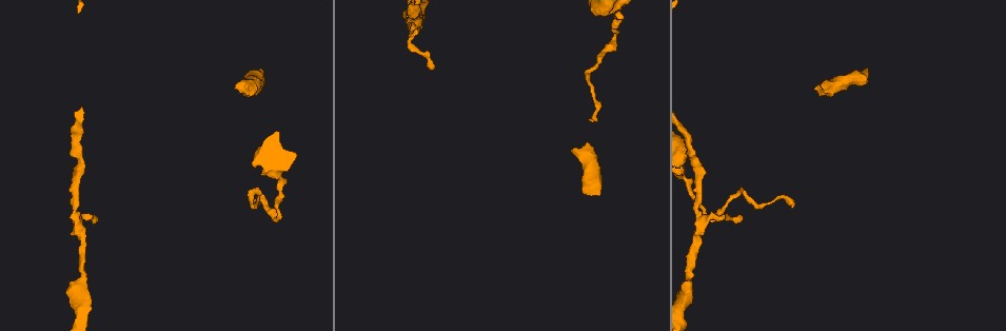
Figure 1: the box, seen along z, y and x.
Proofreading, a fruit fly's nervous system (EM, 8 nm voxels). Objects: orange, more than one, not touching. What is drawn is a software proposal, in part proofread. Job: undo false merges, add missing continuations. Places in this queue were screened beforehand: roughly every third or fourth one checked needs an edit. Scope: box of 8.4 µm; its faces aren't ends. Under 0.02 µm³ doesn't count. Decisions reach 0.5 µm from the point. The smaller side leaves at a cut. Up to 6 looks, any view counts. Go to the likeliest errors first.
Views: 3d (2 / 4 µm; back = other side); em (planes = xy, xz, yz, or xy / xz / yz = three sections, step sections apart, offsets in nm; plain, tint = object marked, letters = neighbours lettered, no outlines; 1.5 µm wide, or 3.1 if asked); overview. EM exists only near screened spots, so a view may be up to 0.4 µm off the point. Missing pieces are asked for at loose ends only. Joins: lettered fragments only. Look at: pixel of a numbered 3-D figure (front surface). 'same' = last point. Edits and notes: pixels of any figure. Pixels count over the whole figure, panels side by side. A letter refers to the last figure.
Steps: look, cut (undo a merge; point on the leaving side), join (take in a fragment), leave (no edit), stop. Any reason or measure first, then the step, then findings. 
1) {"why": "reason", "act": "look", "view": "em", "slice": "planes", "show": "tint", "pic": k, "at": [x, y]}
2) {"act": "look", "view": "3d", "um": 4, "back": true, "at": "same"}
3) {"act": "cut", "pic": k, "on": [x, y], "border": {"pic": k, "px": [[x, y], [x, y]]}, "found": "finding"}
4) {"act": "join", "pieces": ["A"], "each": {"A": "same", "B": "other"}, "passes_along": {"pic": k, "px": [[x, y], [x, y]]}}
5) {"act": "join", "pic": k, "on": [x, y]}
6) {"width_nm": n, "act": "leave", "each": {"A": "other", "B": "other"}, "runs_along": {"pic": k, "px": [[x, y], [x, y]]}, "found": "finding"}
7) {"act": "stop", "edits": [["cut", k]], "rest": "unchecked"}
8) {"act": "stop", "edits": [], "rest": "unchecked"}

{"why": "sharp bend", "act": "look", "view": "3d", "um": 2, "back": true, "pic": 1, "at": [614, 38]}

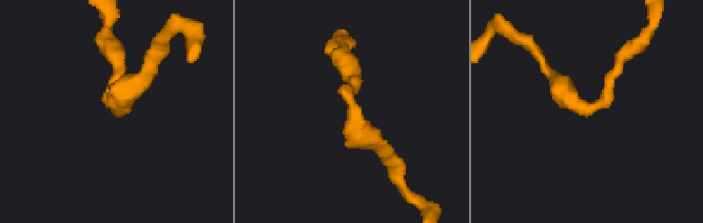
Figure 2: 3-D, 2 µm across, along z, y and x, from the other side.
{"why": "now the EM", "act": "look", "view": "em", "slice": "xz", "step": 8, "show": "tint", "pic": 2, "at": [352, 114]}

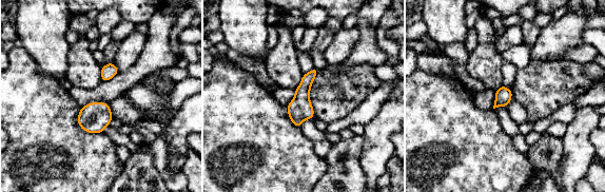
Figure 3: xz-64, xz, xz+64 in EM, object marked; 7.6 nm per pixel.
{"act": "look", "view": "em", "slice": "planes", "show": "letters", "at": "same"}

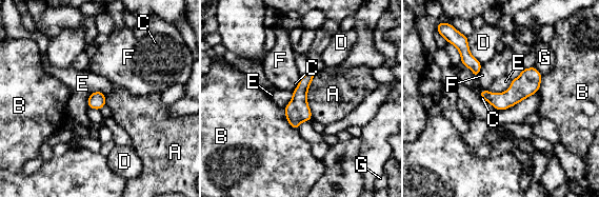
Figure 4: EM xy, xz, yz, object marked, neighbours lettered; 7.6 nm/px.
{"act": "leave", "each": {"A": "other", "B": "other", "C": "other", "D": "other", "E": "other", "F": "other", "G": "other"}, "found": "one neuron here"}

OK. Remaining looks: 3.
{"why": "an open end", "act": "look", "view": "em", "slice": "planes", "show": "letters", "pic": 1, "at": [743, 218]}

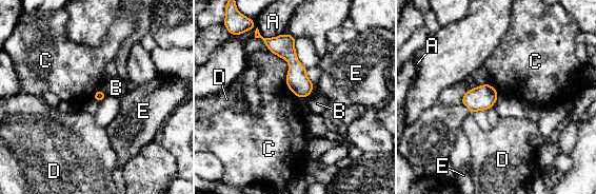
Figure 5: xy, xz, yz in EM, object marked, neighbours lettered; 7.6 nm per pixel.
{"act": "leave", "each": {"A": "other", "B": "other", "C": "other", "D": "other", "E": "other"}, "border": {"pic": 5, "px": [[272, 52], [286, 61], [297, 97]]}, "found": "none of them fits"}

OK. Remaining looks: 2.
{"act": "stop", "edits": [], "rest": "unchecked"}

